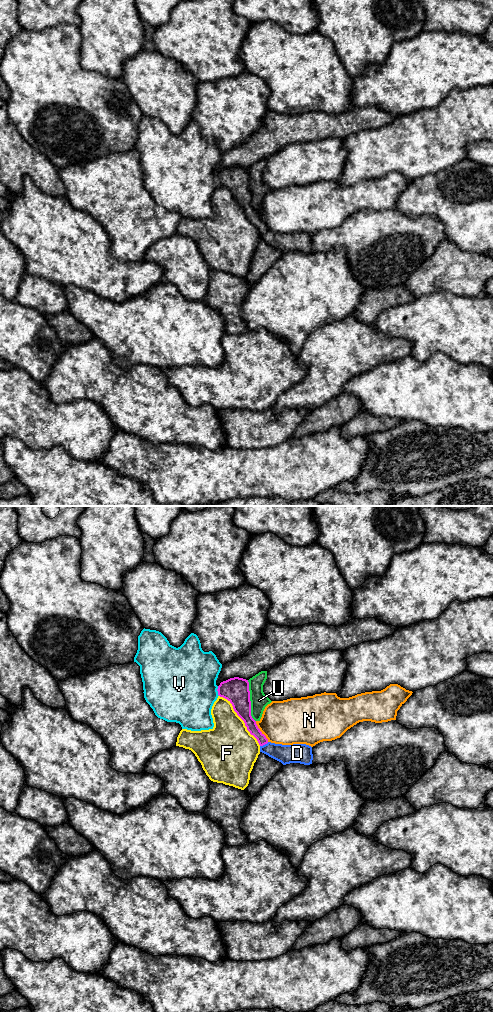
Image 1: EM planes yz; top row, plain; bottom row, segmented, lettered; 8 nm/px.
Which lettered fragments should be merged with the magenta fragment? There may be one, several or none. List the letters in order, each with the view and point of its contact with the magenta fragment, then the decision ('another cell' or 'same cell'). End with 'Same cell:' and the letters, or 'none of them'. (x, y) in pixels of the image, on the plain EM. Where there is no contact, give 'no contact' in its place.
D: meets magenta in yz at (264, 232); another cell
F: meets magenta in yz at (241, 206); another cell
N: meets magenta in yz at (260, 219); another cell
U: meets magenta in yz at (250, 189); another cell
V: meets magenta in yz at (217, 178); another cell
Same cell: none of them

